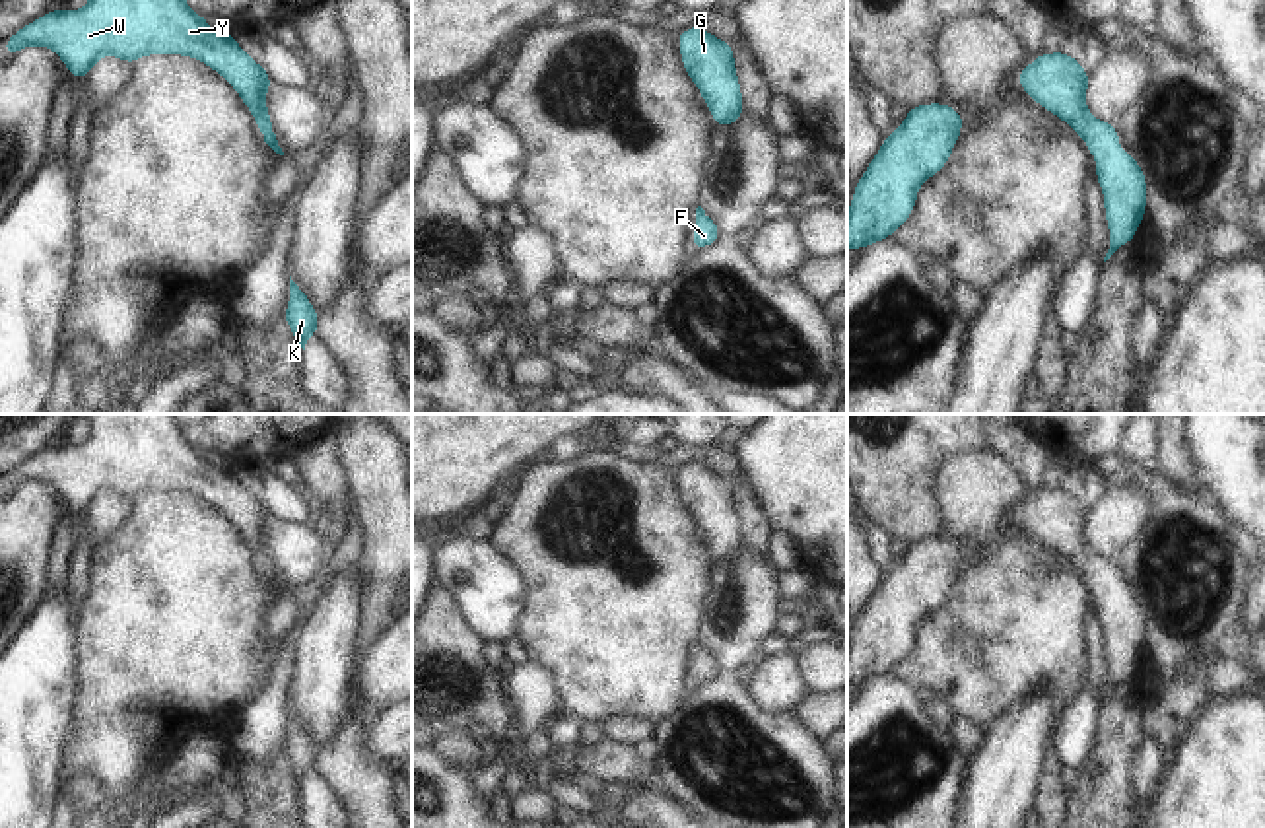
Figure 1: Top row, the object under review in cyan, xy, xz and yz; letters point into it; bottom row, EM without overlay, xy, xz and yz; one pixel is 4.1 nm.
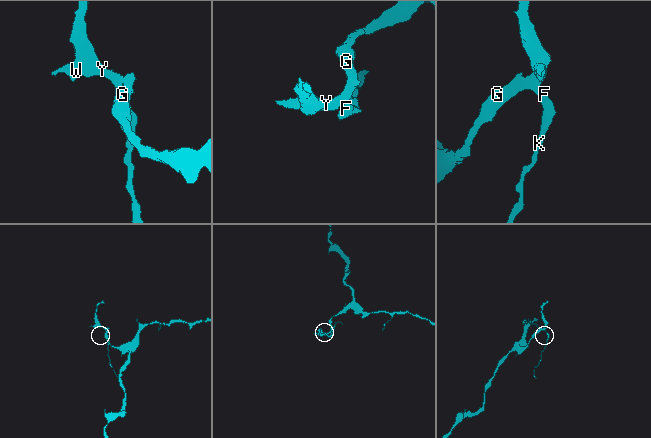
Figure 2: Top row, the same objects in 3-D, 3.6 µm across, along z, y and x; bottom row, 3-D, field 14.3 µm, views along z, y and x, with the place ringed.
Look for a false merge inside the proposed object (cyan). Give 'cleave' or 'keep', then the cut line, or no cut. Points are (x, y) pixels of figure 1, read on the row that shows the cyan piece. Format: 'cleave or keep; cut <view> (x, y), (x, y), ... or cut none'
keep; cut none

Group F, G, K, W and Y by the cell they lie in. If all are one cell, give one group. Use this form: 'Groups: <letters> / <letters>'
Groups: F G K W Y

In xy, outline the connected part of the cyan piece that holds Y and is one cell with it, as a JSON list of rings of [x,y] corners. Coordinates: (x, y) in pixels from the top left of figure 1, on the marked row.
[[[89,0],[78,12],[56,8],[8,37],[2,51],[12,58],[29,45],[52,49],[74,80],[89,76],[103,54],[130,64],[144,54],[194,56],[235,87],[264,142],[284,155],[264,99],[268,72],[245,54],[233,33],[216,33],[185,0]]]

